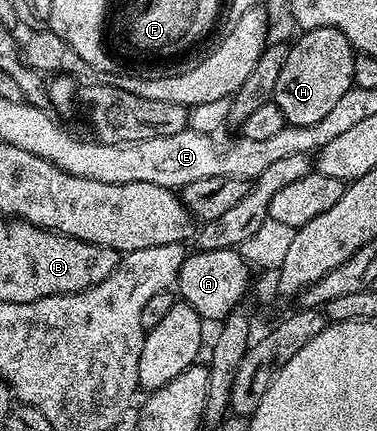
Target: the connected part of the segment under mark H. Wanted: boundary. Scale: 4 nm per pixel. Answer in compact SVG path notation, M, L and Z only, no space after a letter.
M322 26L298 35L300 38L290 43L285 65L281 67L281 76L277 76L274 101L283 113L284 123L293 126L312 126L317 124L326 114L337 105L337 100L349 92L353 82L353 64L357 51L349 44L349 40L337 28Z

